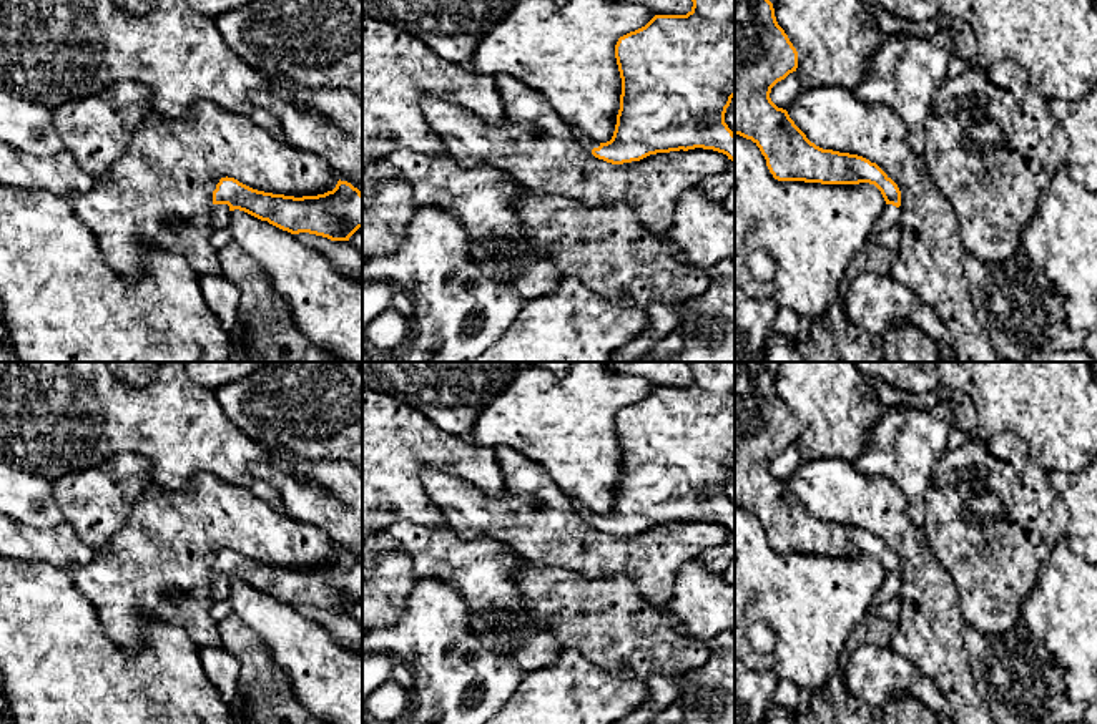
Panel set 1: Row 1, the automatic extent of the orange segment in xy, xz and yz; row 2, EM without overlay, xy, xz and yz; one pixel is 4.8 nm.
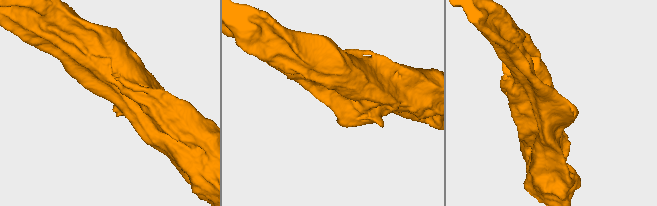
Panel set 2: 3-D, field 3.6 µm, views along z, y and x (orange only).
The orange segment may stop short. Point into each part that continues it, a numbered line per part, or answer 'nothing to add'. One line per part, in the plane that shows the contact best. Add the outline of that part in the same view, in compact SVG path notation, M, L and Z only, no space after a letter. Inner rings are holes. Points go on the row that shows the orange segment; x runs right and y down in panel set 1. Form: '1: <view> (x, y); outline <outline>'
1: xy (220, 215); outline M213 204L211 209L211 226L214 231L224 227L229 223L229 206L228 204Z

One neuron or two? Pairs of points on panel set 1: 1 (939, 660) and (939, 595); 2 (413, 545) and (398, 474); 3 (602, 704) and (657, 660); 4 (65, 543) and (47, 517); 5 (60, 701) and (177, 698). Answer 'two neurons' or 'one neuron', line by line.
1: one neuron
2: two neurons
3: two neurons
4: two neurons
5: one neuron

